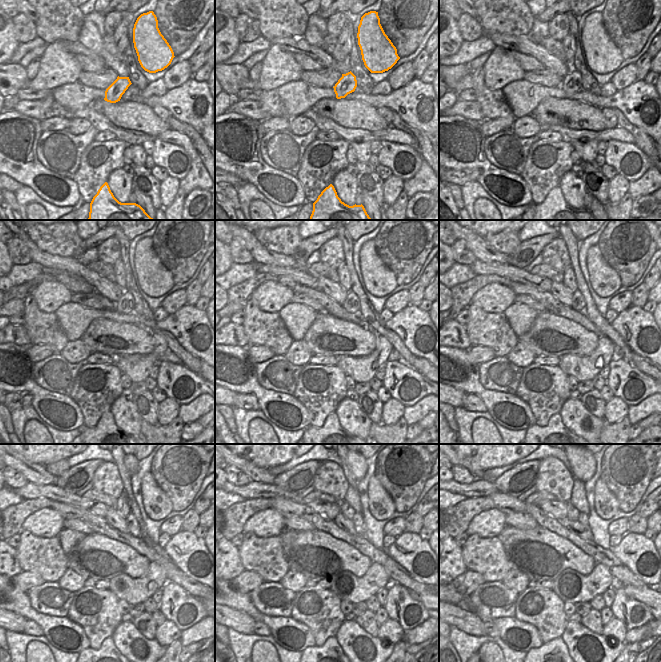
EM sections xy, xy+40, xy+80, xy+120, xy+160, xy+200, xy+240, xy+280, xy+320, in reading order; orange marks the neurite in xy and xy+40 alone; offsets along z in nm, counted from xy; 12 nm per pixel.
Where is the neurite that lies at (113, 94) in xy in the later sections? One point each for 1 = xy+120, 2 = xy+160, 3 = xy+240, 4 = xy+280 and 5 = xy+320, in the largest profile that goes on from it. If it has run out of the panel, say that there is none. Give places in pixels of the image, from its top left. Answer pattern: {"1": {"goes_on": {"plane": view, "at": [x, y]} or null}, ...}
{"1": {"goes_on": {"plane": "xy+120", "at": [125, 305]}}, "2": {"goes_on": {"plane": "xy+160", "at": [351, 304]}}, "3": {"goes_on": {"plane": "xy+240", "at": [133, 527]}}, "4": {"goes_on": {"plane": "xy+280", "at": [358, 520]}}, "5": {"goes_on": {"plane": "xy+320", "at": [583, 518]}}}

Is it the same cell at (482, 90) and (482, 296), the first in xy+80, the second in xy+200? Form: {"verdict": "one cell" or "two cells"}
{"verdict": "two cells"}

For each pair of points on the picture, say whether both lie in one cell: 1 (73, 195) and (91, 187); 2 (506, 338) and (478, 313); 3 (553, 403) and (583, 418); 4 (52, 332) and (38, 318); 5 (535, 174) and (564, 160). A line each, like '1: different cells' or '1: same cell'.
1: different cells
2: same cell
3: different cells
4: same cell
5: same cell

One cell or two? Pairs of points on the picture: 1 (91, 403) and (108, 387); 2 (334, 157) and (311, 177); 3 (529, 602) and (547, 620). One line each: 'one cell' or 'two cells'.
1: one cell
2: one cell
3: one cell

